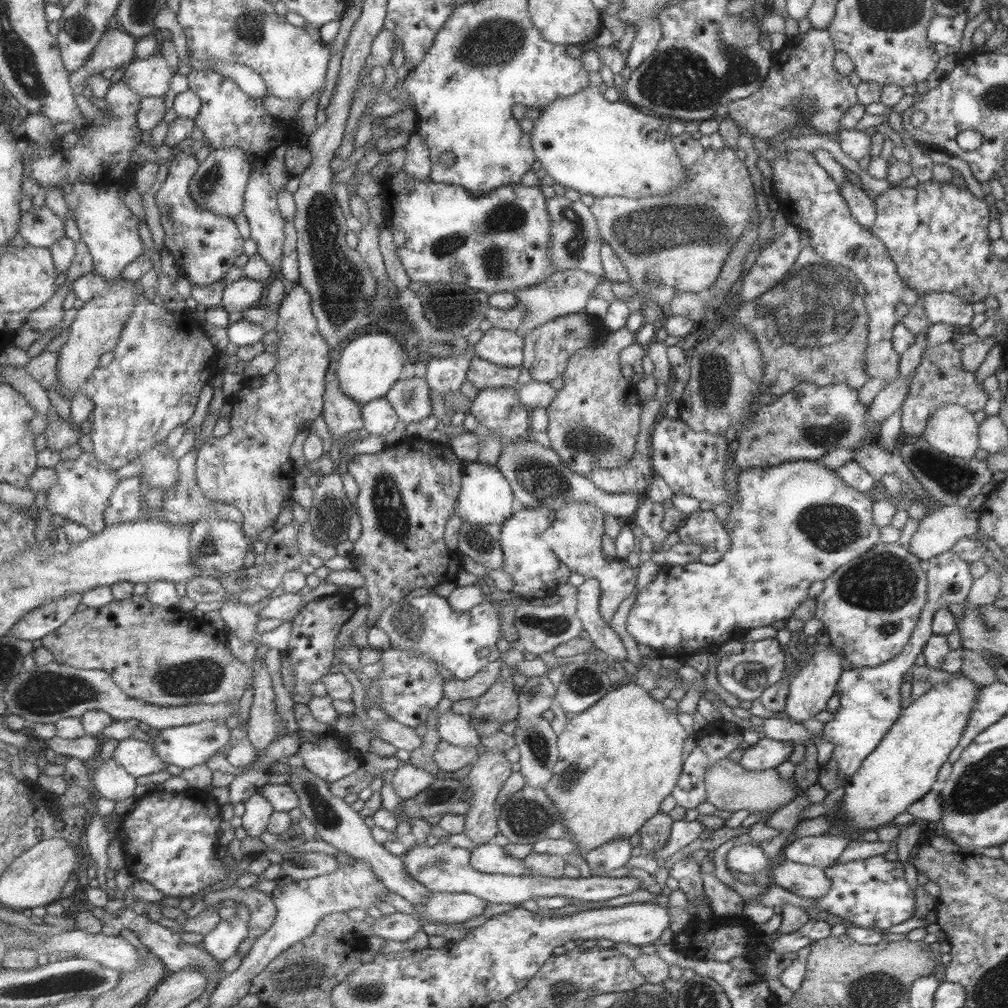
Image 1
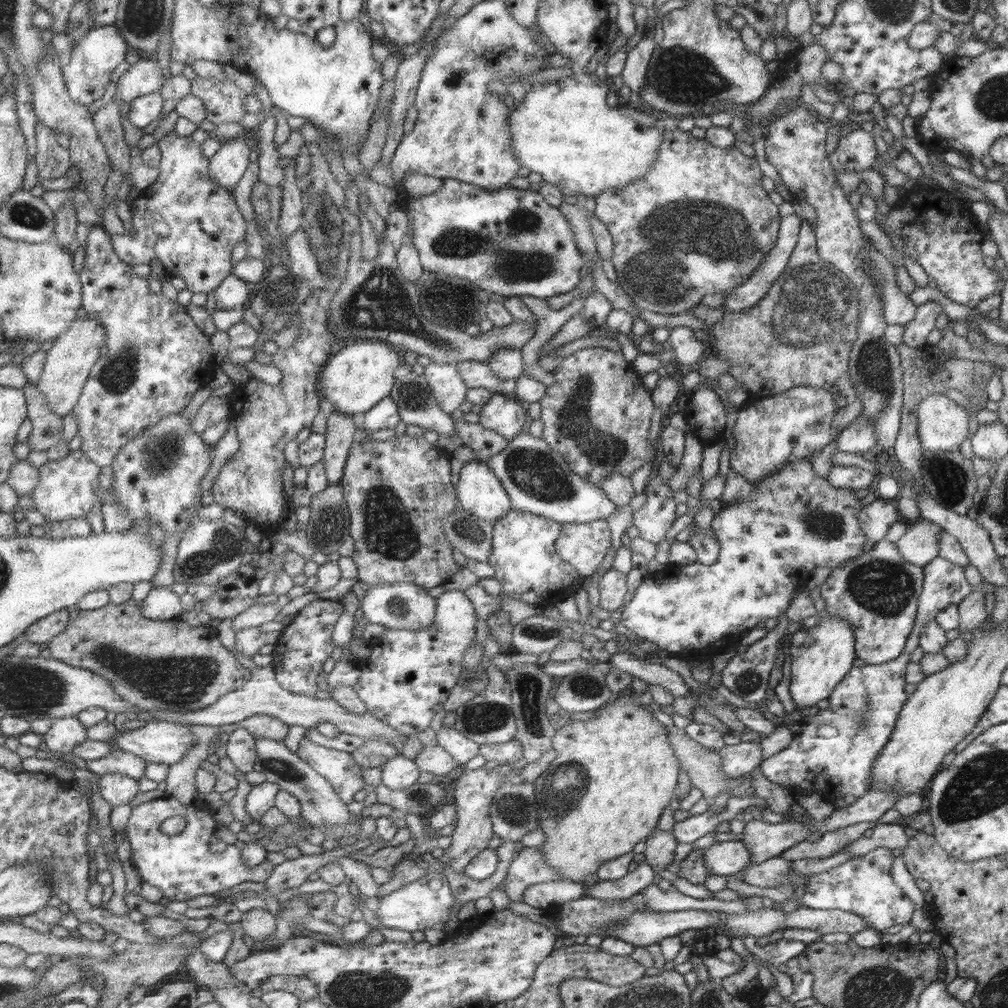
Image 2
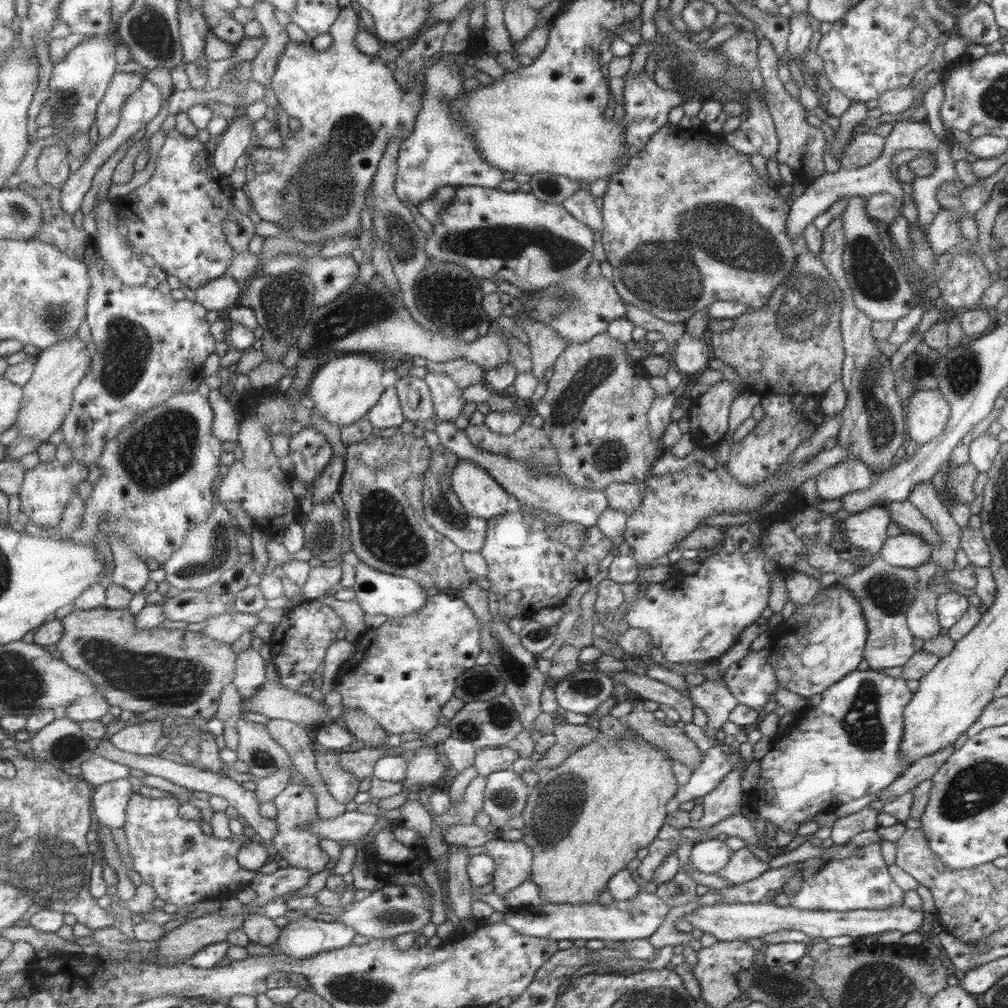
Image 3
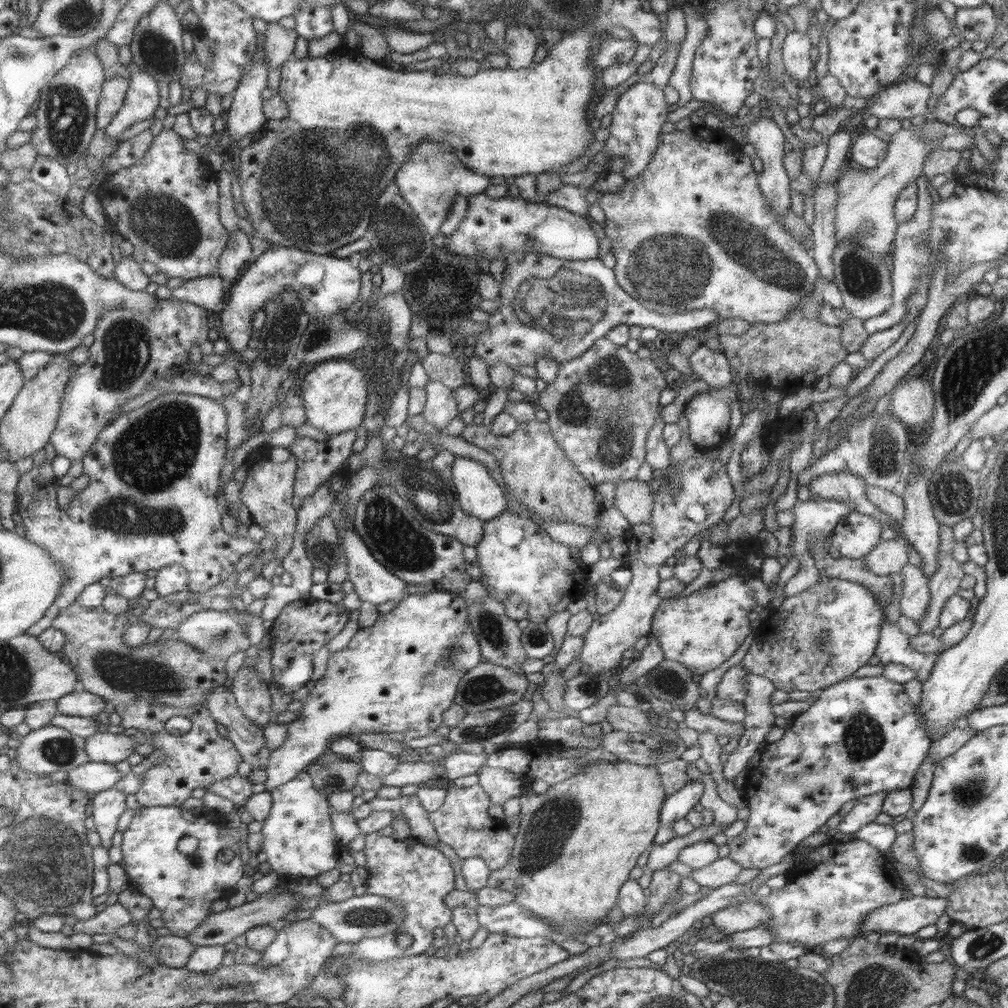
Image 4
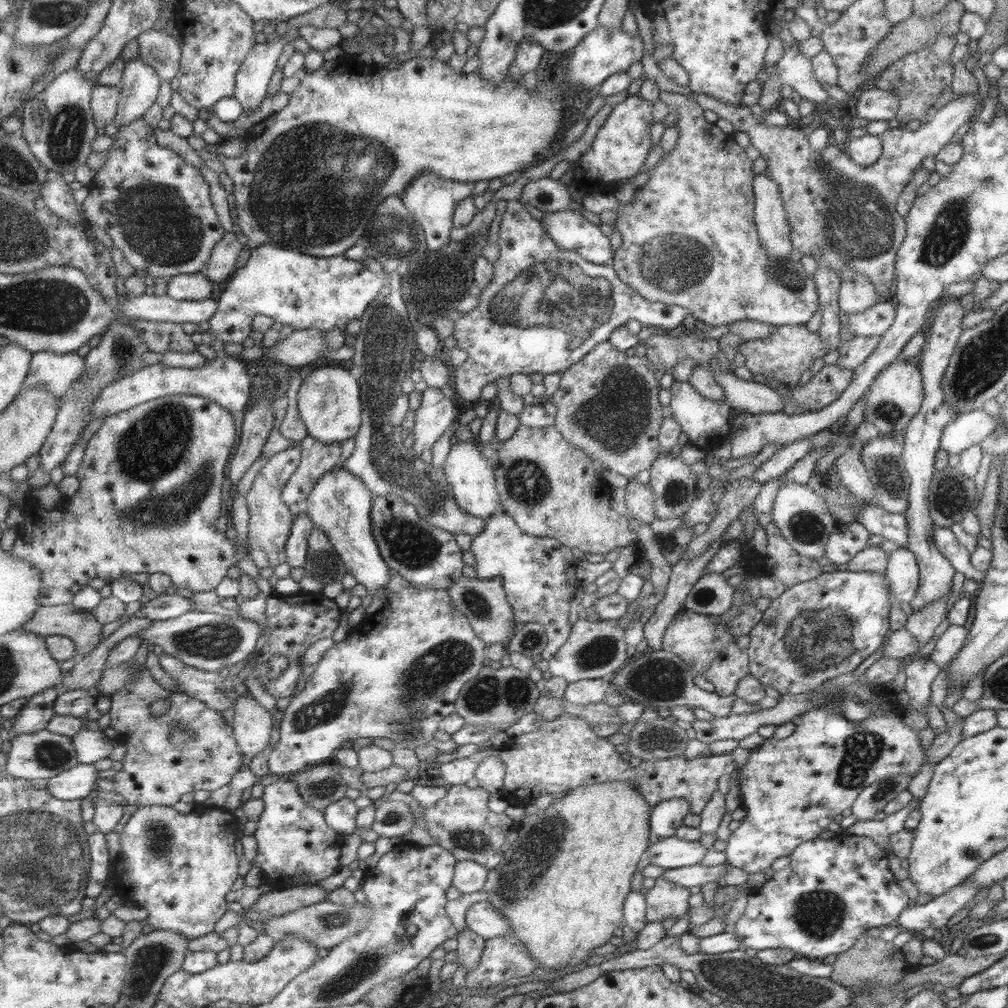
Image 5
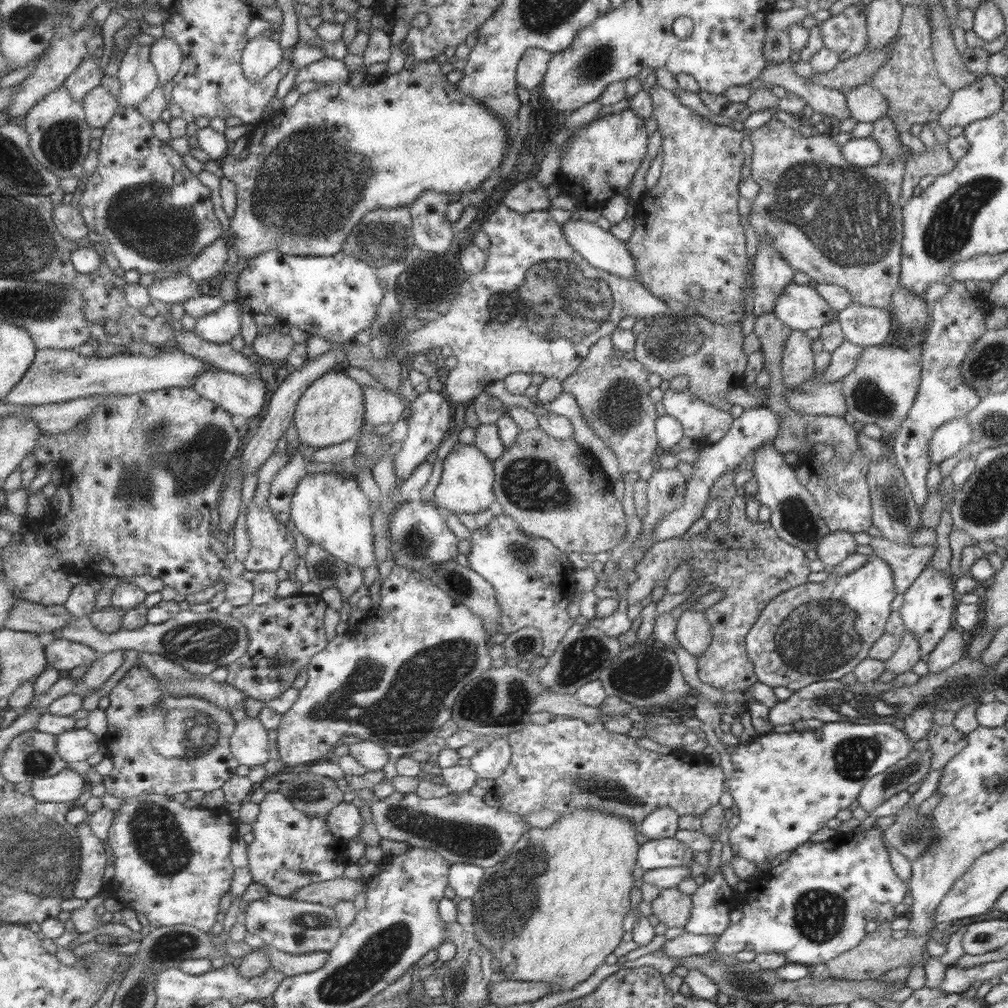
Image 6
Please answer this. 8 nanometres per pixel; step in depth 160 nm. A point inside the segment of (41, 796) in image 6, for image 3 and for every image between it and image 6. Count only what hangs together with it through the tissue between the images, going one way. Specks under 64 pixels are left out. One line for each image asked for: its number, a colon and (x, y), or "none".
3: (98, 770)
4: (94, 777)
5: (78, 782)

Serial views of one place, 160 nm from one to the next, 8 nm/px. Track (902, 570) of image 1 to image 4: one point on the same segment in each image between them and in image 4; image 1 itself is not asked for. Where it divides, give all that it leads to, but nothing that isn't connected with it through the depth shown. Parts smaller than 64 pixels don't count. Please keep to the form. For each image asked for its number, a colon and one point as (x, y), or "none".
2: (876, 594)
3: (884, 592)
4: (892, 645)

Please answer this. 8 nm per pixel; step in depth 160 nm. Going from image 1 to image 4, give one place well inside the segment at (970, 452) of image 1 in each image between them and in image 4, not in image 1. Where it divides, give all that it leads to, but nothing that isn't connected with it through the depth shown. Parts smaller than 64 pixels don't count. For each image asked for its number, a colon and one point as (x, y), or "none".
2: (942, 425)
3: (926, 412)
4: (912, 402)

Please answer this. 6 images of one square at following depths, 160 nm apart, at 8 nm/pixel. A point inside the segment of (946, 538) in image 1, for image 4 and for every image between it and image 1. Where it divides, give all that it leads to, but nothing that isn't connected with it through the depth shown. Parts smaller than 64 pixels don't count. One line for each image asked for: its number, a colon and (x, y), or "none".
2: (918, 545)
3: (906, 550)
4: (889, 556)

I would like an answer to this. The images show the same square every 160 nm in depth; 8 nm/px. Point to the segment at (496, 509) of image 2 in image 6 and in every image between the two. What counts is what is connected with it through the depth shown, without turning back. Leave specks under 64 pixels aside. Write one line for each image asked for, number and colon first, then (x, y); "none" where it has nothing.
3: (479, 494)
4: (479, 496)
5: (469, 476)
6: (465, 477)

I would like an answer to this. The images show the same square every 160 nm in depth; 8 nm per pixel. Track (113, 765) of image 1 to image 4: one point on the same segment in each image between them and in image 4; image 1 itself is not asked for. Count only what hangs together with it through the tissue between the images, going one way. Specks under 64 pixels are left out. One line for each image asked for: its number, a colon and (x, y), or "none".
2: (117, 788)
3: (111, 800)
4: (106, 808)

